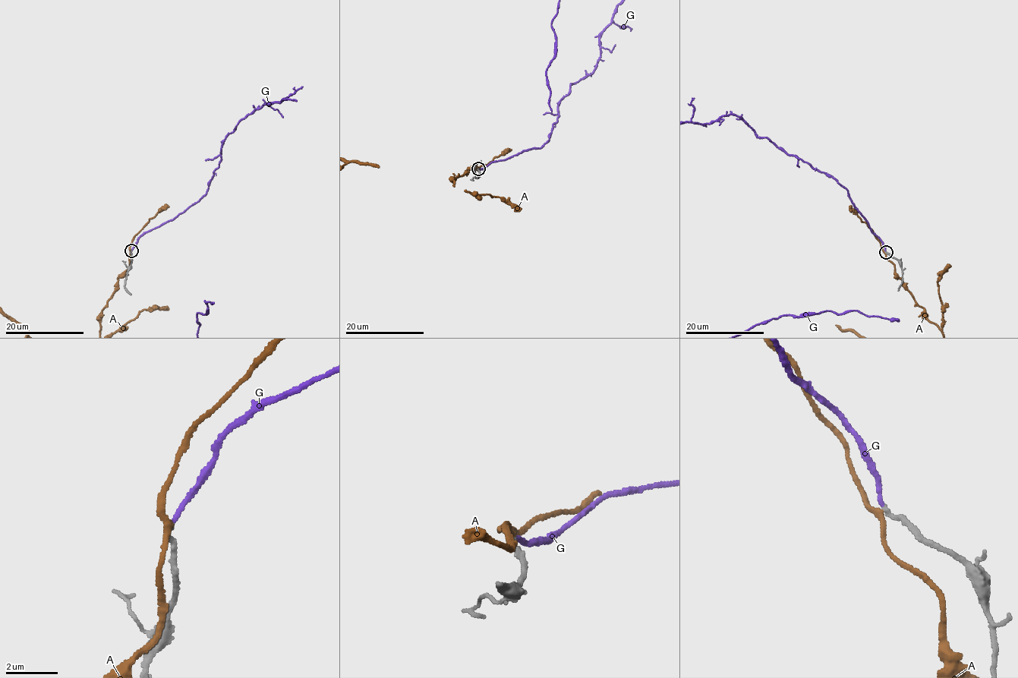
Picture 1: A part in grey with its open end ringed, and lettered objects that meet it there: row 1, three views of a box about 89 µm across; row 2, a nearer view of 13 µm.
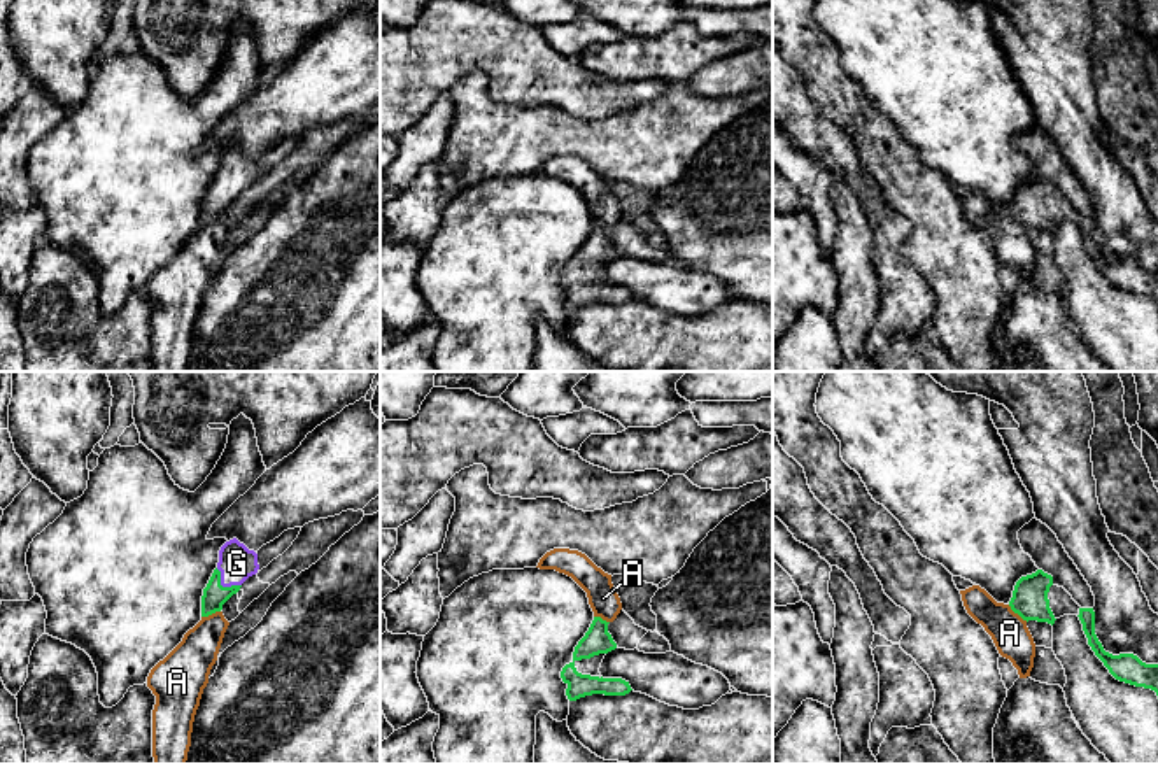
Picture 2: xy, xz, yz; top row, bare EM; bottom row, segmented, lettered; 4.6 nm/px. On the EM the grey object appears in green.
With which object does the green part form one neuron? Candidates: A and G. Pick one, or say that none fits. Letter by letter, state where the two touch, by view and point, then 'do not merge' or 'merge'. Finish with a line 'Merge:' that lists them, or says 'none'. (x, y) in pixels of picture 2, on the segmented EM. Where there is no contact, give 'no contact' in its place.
A: yz (1018, 614) | do not merge
G: xy (221, 586) | merge
Merge: G

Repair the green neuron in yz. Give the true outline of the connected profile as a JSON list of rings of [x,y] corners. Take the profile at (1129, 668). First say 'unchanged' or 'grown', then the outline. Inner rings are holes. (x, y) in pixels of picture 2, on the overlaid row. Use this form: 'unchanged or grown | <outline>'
unchanged | [[[1079,608],[1077,617],[1083,624],[1083,631],[1088,638],[1088,645],[1116,680],[1135,687],[1151,689],[1158,696],[1158,664],[1146,664],[1133,654],[1112,655],[1105,652],[1095,634],[1093,608]]]

